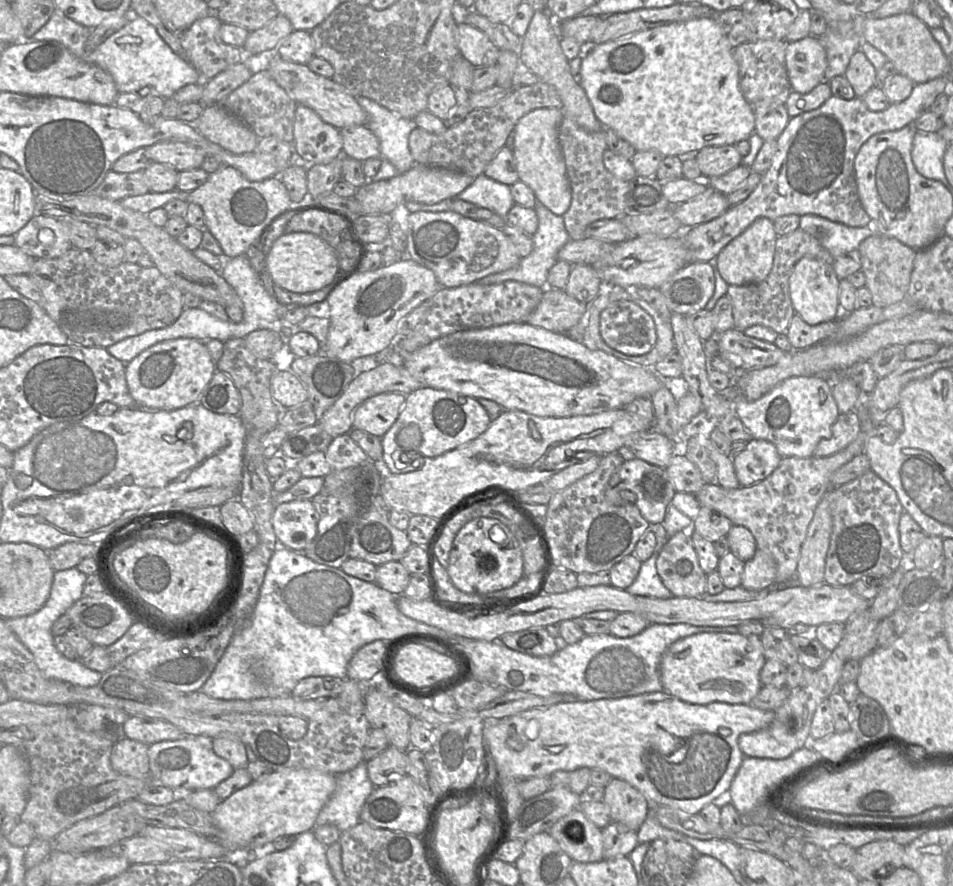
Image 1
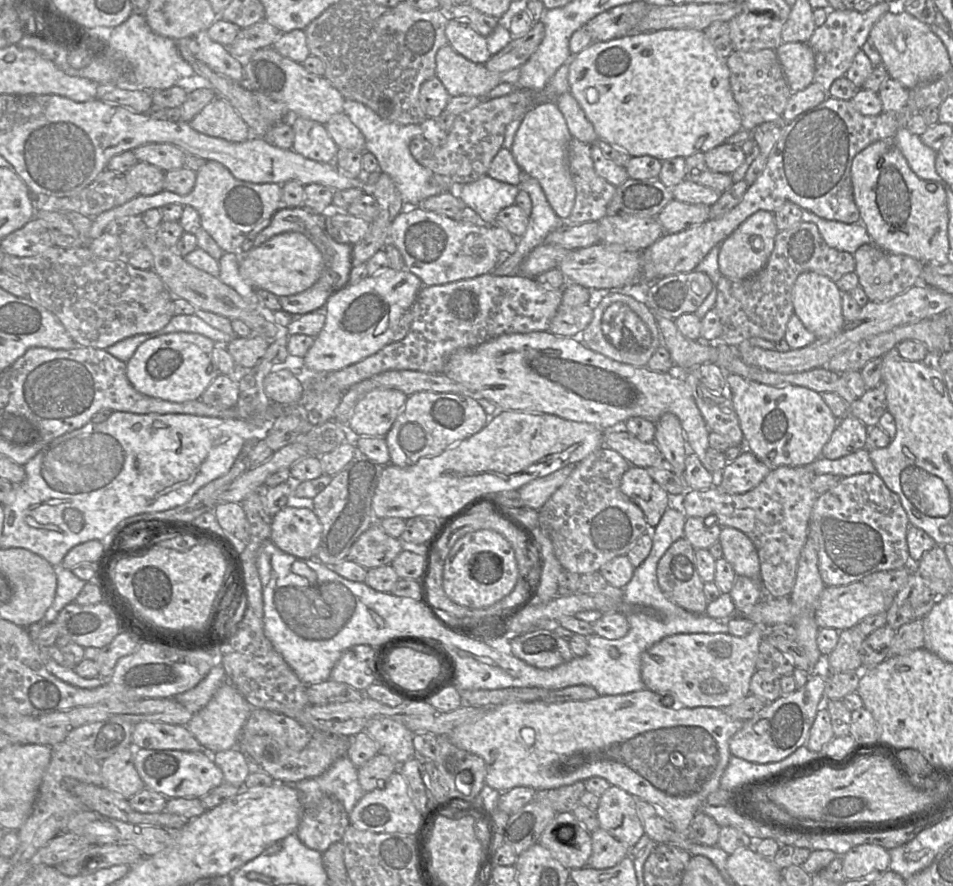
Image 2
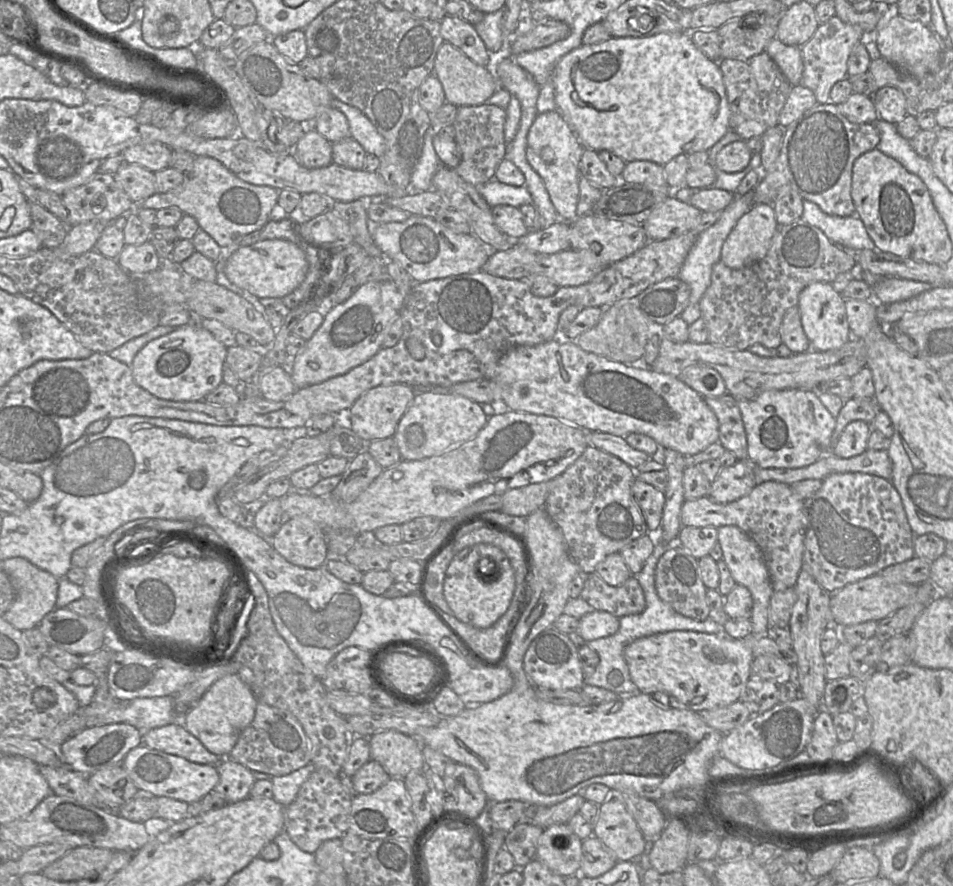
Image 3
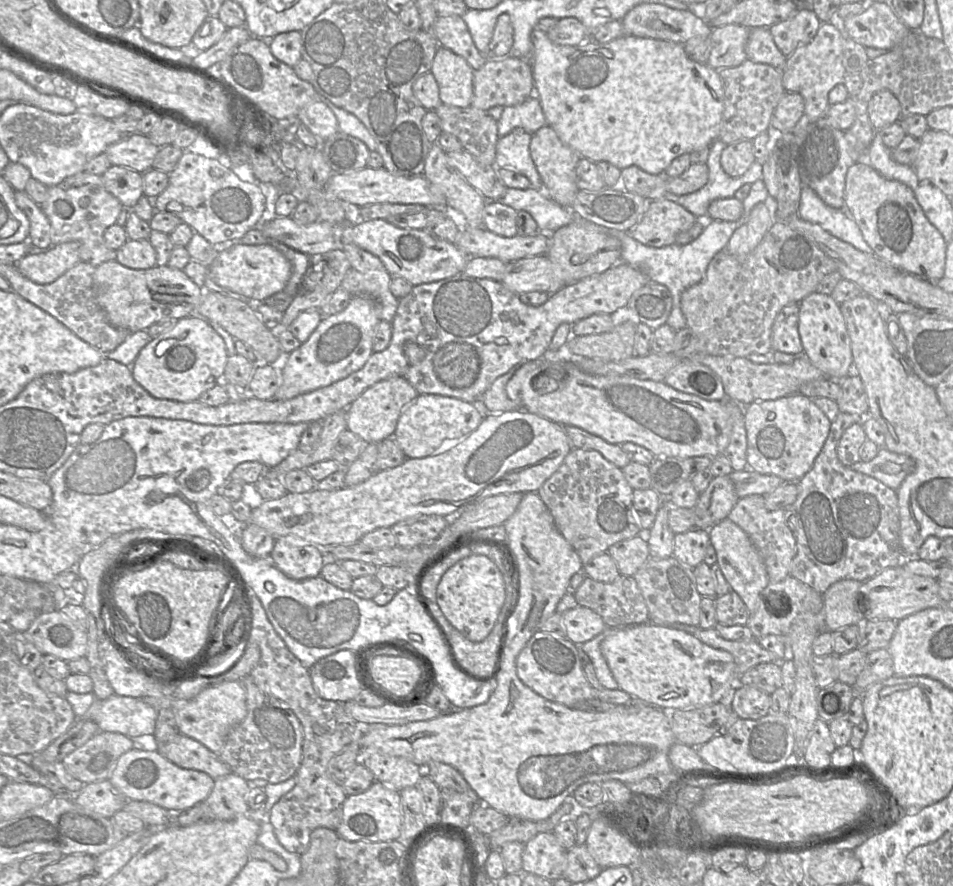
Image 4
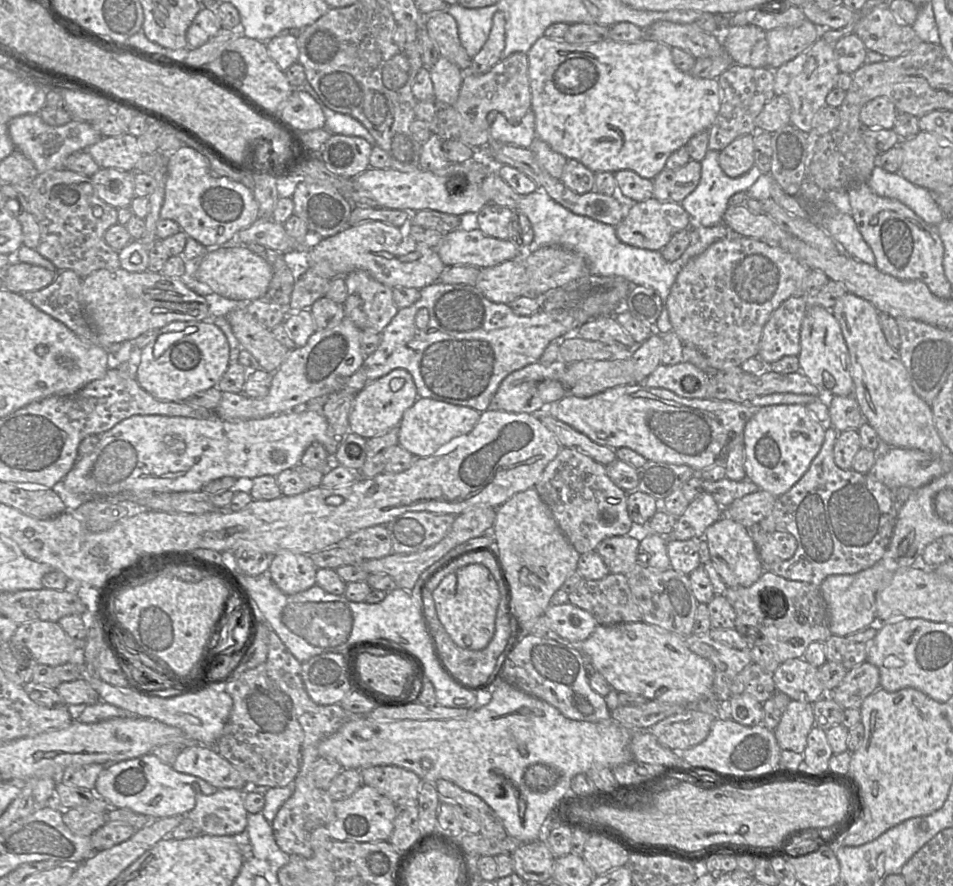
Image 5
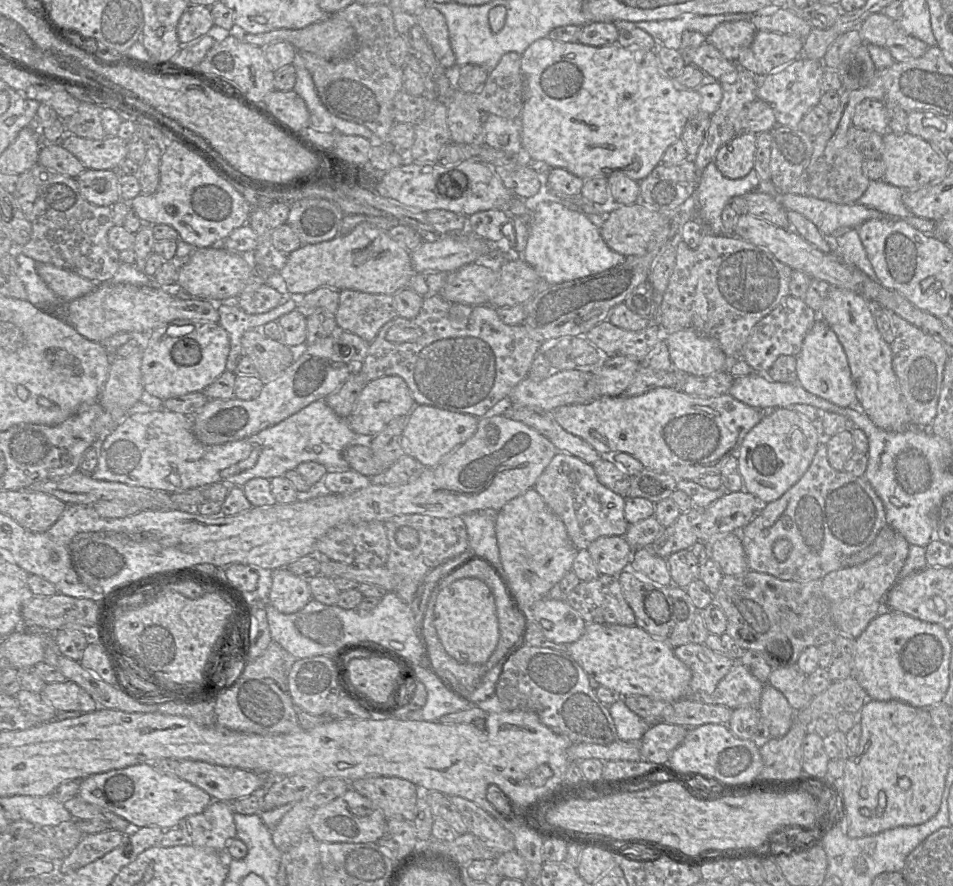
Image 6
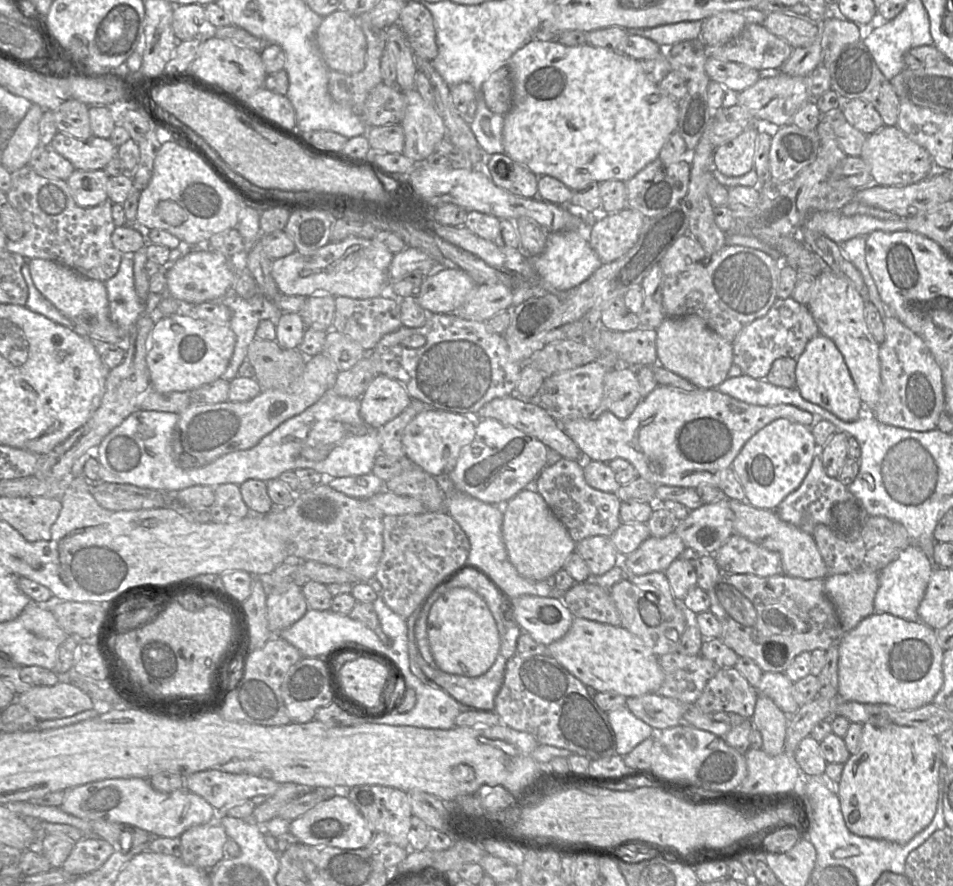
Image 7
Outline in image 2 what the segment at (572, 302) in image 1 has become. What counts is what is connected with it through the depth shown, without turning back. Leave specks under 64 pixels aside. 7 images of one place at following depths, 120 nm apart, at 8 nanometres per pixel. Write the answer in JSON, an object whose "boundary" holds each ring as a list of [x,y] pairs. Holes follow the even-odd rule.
{"boundary":[[[589,305],[560,306],[548,330],[558,336],[579,336],[588,326],[592,317],[593,307]]]}

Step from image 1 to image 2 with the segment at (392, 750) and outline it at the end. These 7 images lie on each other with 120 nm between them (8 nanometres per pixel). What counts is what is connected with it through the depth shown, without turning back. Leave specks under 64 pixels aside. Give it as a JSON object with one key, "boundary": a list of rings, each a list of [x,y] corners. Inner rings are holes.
{"boundary":[[[378,753],[358,770],[358,780],[367,792],[377,789],[399,769],[399,765],[387,755]]]}

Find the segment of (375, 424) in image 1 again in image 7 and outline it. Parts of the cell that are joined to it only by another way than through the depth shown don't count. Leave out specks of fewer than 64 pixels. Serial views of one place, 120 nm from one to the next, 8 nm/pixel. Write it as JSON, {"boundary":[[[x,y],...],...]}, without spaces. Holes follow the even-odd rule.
{"boundary":[[[378,375],[360,397],[360,416],[370,426],[381,428],[411,403],[405,387],[388,376]]]}

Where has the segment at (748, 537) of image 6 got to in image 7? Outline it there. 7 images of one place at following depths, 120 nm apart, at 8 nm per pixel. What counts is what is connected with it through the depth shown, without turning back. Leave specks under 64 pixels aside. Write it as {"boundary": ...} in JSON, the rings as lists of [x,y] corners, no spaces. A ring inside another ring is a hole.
{"boundary":[[[815,455],[801,485],[787,495],[776,509],[780,518],[812,535],[818,524],[828,526],[840,539],[850,542],[858,538],[869,517],[861,502],[837,478],[826,474],[821,455]],[[732,536],[713,554],[722,573],[772,576],[782,574],[781,557],[745,537]]]}

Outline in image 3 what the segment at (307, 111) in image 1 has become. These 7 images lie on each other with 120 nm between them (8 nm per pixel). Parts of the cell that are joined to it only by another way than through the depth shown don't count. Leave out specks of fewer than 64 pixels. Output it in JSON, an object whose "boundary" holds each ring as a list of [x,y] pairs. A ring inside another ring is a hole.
{"boundary":[[[308,126],[292,149],[292,154],[305,168],[325,167],[332,163],[332,143],[312,126]]]}

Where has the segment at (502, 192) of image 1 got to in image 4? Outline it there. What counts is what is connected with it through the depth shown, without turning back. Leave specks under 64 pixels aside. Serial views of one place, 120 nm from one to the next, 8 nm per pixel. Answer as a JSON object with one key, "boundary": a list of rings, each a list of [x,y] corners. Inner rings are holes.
{"boundary":[[[508,188],[500,200],[516,211],[527,211],[537,222],[540,232],[553,233],[578,218],[570,210],[552,200],[543,190]]]}

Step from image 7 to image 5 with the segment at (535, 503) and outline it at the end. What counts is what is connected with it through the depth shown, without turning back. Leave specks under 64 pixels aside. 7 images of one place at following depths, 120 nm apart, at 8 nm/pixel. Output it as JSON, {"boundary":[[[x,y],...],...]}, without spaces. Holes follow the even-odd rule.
{"boundary":[[[535,488],[515,494],[496,509],[492,535],[498,554],[498,569],[521,627],[520,634],[529,634],[536,620],[551,605],[552,595],[577,570],[581,554],[560,530],[551,510]]]}

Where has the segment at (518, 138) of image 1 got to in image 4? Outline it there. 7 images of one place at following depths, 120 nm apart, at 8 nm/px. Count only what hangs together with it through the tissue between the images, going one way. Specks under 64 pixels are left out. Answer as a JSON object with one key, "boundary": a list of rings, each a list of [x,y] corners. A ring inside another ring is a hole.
{"boundary":[[[548,124],[532,135],[530,154],[544,184],[544,192],[560,206],[570,208],[580,190],[576,184],[576,167],[581,159],[580,154],[565,145]]]}

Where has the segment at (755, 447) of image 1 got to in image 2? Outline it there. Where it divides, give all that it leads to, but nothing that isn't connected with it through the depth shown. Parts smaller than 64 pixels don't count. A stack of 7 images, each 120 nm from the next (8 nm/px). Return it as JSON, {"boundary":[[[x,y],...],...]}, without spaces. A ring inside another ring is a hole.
{"boundary":[[[743,448],[743,452],[727,463],[720,475],[714,474],[714,486],[728,494],[743,494],[759,485],[770,471],[752,452]]]}

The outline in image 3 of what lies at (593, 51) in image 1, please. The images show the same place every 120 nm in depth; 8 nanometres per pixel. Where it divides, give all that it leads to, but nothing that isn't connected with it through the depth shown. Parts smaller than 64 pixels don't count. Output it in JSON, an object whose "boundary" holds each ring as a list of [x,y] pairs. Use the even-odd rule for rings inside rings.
{"boundary":[[[664,32],[648,37],[611,37],[596,44],[583,44],[558,61],[552,73],[551,81],[555,88],[556,110],[562,115],[584,148],[596,152],[608,150],[625,162],[646,160],[664,166],[680,154],[689,155],[699,151],[708,151],[730,129],[730,109],[719,63],[707,58],[694,45],[689,32]]]}

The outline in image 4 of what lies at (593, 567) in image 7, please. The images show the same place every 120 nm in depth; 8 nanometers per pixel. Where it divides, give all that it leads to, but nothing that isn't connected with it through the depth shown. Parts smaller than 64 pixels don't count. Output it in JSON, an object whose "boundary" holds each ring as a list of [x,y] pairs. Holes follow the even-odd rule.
{"boundary":[[[638,536],[613,544],[607,553],[614,560],[620,575],[625,576],[634,576],[650,558],[648,542]]]}

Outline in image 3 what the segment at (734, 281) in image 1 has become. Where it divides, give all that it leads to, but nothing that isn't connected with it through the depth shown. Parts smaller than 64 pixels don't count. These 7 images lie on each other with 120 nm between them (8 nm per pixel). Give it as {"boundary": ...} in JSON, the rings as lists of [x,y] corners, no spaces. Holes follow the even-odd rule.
{"boundary":[[[754,204],[725,240],[720,260],[731,269],[742,269],[767,254],[778,223],[770,204]]]}

